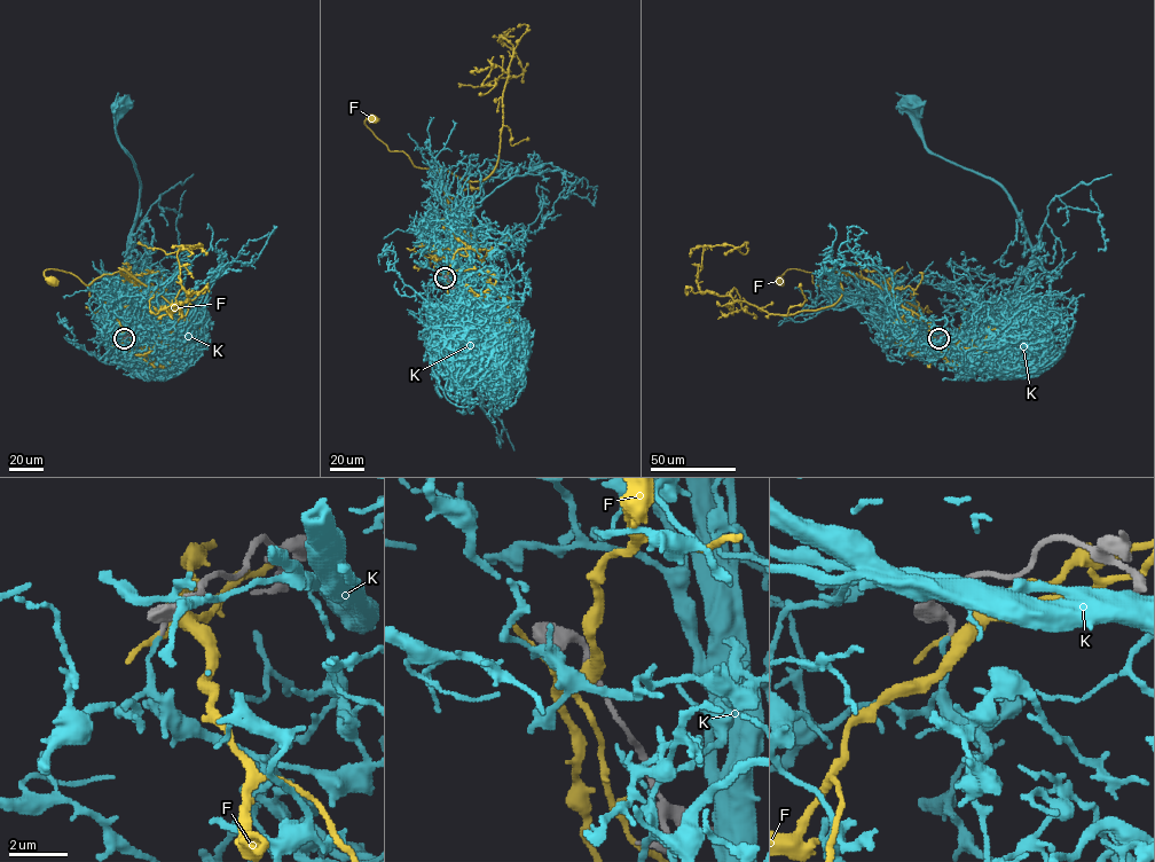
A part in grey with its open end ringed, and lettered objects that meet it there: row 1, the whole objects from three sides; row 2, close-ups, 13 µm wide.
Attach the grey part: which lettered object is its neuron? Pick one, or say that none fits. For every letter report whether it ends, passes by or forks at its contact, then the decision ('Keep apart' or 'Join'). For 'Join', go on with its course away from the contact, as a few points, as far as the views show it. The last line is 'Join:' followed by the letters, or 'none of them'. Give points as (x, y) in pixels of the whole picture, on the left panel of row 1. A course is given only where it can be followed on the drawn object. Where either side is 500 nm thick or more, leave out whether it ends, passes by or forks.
F: It passes by. Keep apart
K: It ends there. Join. Its course: (124, 339), (133, 351), (114, 336), (104, 313), (124, 266), (139, 206), (139, 177), (116, 128), (123, 103)
Join: K

